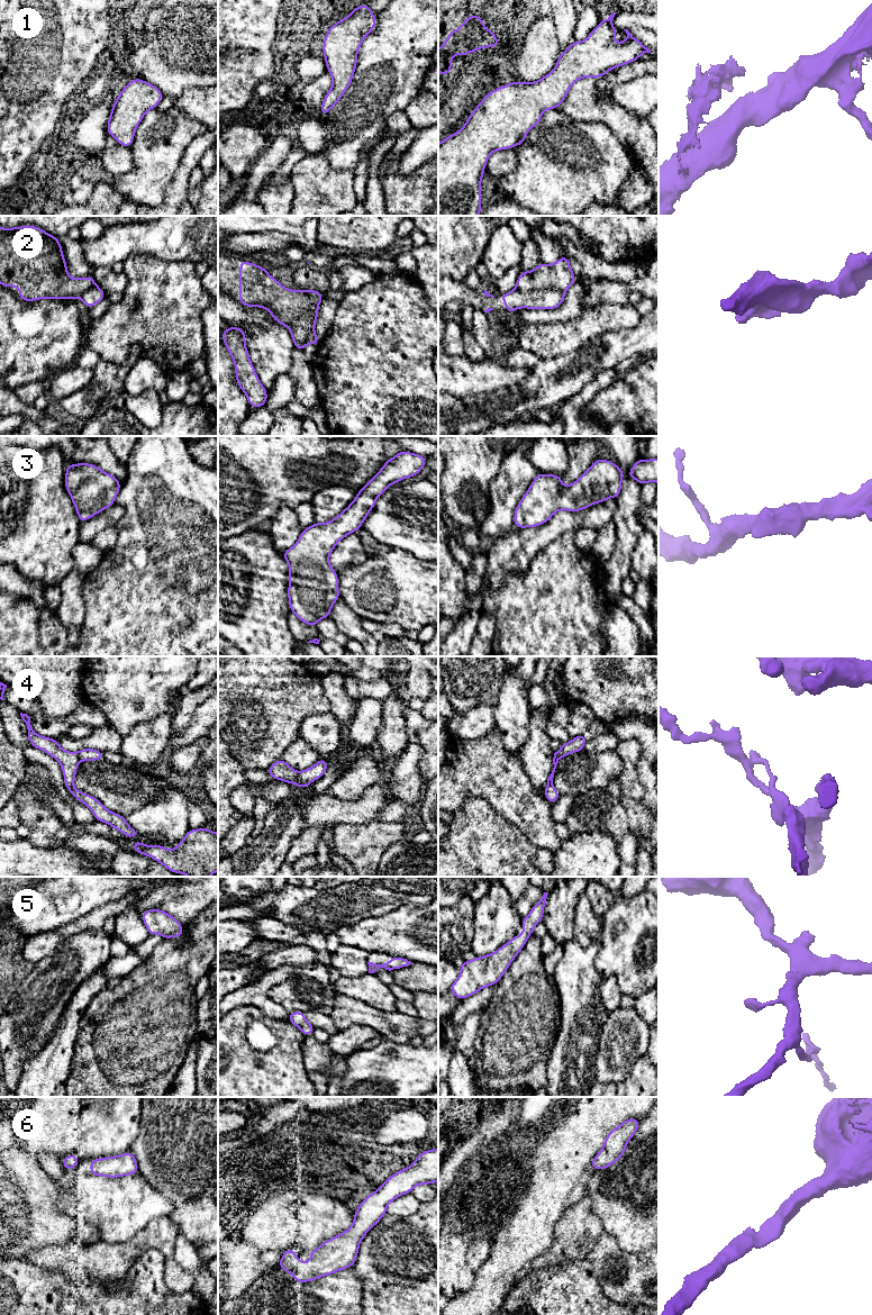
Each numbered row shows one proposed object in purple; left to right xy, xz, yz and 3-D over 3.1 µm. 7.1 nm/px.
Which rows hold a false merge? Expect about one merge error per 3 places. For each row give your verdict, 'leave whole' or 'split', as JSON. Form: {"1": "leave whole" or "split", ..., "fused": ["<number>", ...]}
{"1": "leave whole", "2": "split", "3": "leave whole", "4": "split", "5": "leave whole", "6": "leave whole", "fused": ["2", "4"]}

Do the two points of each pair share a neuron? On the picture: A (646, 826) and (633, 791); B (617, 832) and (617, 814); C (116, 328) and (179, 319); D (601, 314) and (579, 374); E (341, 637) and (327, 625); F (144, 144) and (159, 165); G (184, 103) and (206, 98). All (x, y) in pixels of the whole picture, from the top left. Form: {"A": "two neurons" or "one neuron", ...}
{"A": "two neurons", "B": "one neuron", "C": "one neuron", "D": "two neurons", "E": "one neuron", "F": "one neuron", "G": "one neuron"}

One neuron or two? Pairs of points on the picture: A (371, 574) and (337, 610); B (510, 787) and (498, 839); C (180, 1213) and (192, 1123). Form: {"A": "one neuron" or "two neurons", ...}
{"A": "two neurons", "B": "two neurons", "C": "one neuron"}

